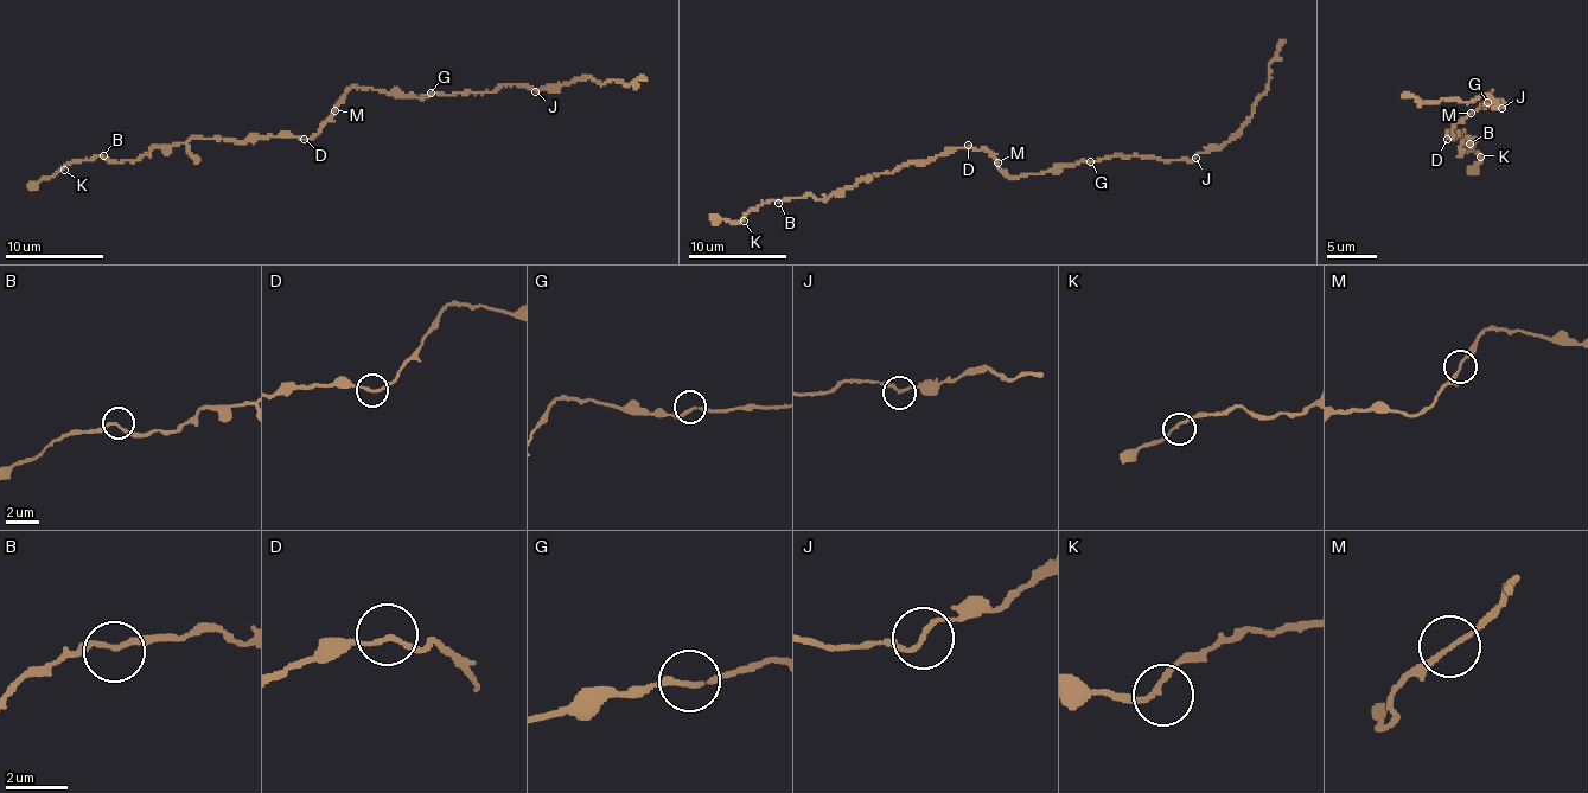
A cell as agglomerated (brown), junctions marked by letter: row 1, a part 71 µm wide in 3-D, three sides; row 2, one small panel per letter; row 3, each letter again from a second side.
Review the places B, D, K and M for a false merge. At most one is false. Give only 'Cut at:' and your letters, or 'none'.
Cut at: none

